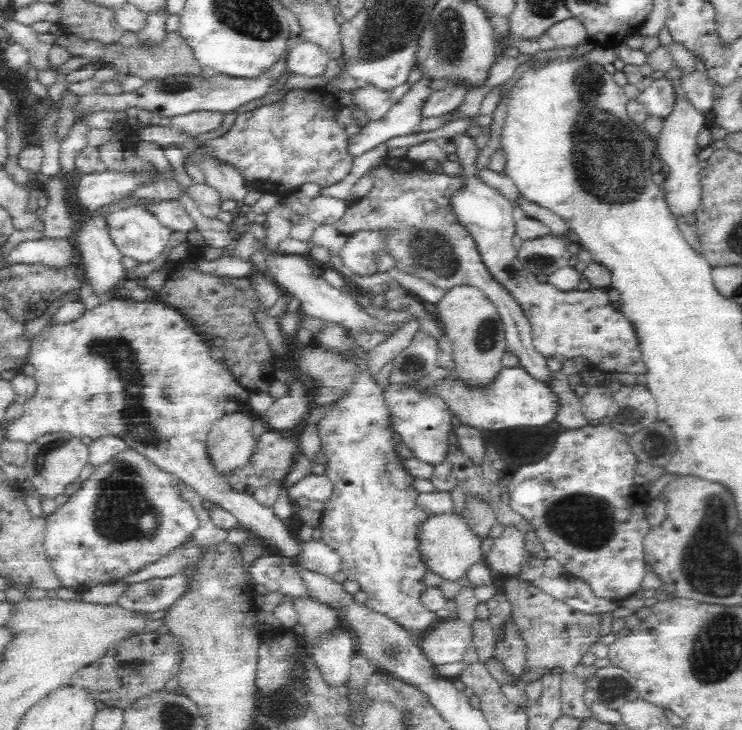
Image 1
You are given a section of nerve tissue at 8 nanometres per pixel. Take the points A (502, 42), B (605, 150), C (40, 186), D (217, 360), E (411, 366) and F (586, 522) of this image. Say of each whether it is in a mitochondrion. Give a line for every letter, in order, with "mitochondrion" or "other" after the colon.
A: other
B: mitochondrion
C: other
D: other
E: mitochondrion
F: mitochondrion

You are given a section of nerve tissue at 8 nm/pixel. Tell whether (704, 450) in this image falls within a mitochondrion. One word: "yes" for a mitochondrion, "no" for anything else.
no

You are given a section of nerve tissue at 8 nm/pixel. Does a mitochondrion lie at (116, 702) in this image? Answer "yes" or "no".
no

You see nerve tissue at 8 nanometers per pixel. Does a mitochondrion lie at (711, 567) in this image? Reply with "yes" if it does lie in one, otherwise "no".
yes

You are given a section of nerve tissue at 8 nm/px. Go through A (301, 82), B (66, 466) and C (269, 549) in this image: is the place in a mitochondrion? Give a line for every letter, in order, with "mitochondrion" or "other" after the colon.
A: other
B: other
C: other

